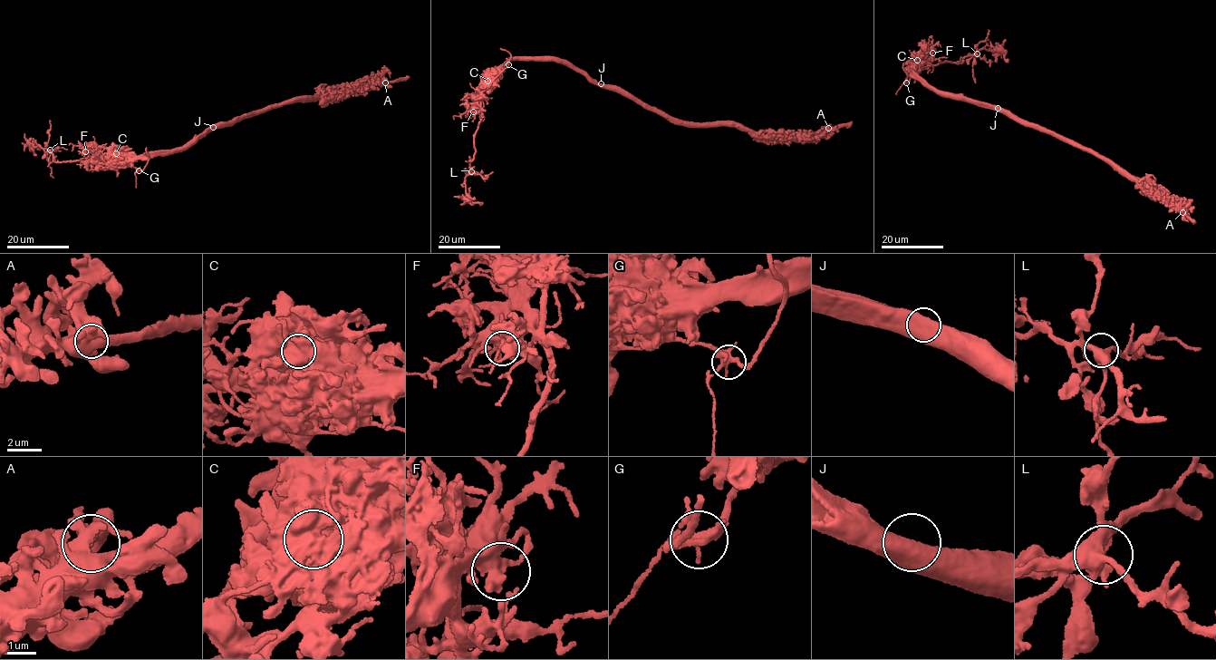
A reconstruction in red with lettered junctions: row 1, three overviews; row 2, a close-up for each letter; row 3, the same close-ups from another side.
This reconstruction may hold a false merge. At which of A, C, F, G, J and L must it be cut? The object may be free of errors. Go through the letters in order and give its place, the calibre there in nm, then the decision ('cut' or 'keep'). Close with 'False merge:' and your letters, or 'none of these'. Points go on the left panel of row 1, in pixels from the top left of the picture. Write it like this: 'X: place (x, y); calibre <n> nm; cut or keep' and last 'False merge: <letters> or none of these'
A: place (385, 82); calibre 500 nm; keep
C: place (116, 153); calibre 1450 nm; cut
F: place (85, 151); calibre 400 nm; keep
G: place (139, 170); calibre 300 nm; keep
J: place (213, 127); calibre 850 nm; keep
L: place (50, 150); calibre 440 nm; keep
False merge: C

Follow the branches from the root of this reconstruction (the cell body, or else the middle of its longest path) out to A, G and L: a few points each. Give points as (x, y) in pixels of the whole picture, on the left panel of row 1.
A: (212, 129), (295, 100), (330, 98), (385, 82)
G: (212, 129), (180, 150), (136, 160), (132, 165), (139, 170)
L: (212, 129), (180, 150), (140, 158), (119, 156), (93, 162), (76, 160), (58, 162), (50, 150)

